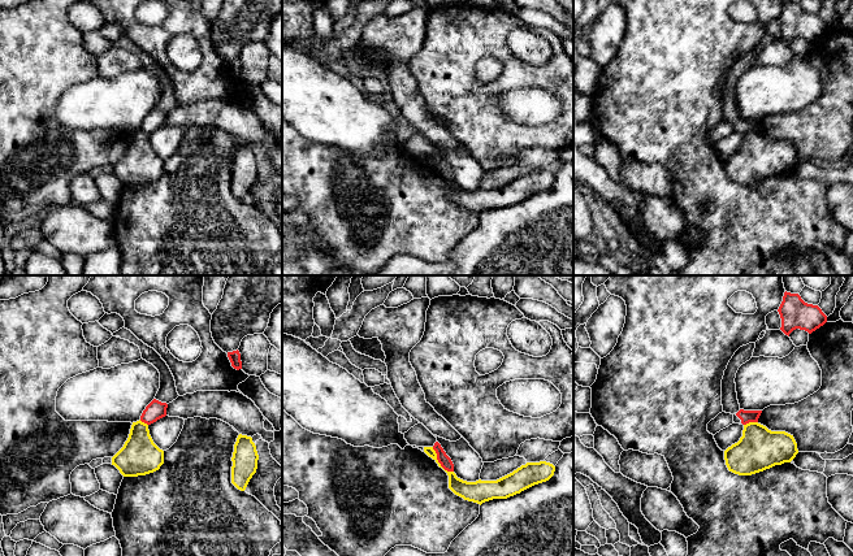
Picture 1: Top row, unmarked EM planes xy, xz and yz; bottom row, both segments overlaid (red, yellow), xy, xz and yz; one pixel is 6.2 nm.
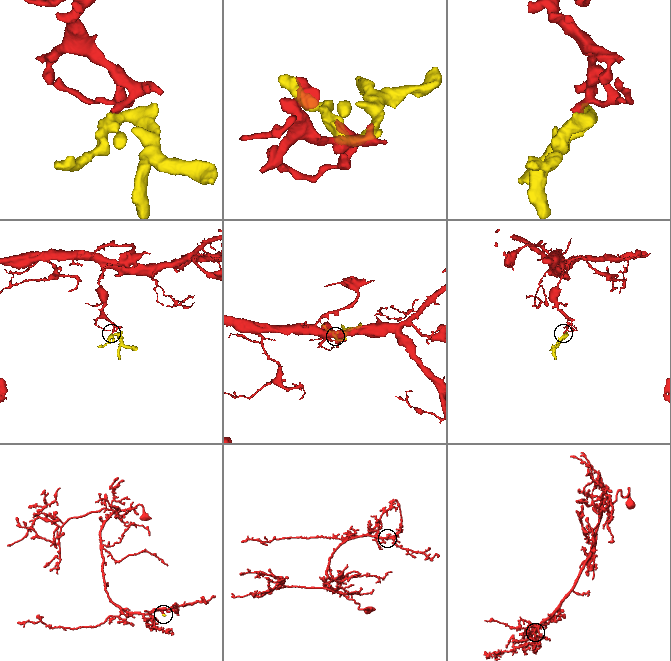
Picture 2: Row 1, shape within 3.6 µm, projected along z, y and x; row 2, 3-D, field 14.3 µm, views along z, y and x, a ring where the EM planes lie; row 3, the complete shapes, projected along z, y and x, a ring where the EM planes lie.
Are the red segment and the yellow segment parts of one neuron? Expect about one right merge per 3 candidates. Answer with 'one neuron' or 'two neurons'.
two neurons

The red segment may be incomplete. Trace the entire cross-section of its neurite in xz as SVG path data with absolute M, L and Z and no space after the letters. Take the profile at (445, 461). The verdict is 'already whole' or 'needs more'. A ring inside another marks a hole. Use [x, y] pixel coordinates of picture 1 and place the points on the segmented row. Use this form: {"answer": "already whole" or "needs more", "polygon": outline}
{"answer": "already whole", "polygon": "M438 442L434 443L433 449L437 453L437 460L441 464L441 466L447 472L454 472L454 464L451 459L446 455L446 452Z"}

